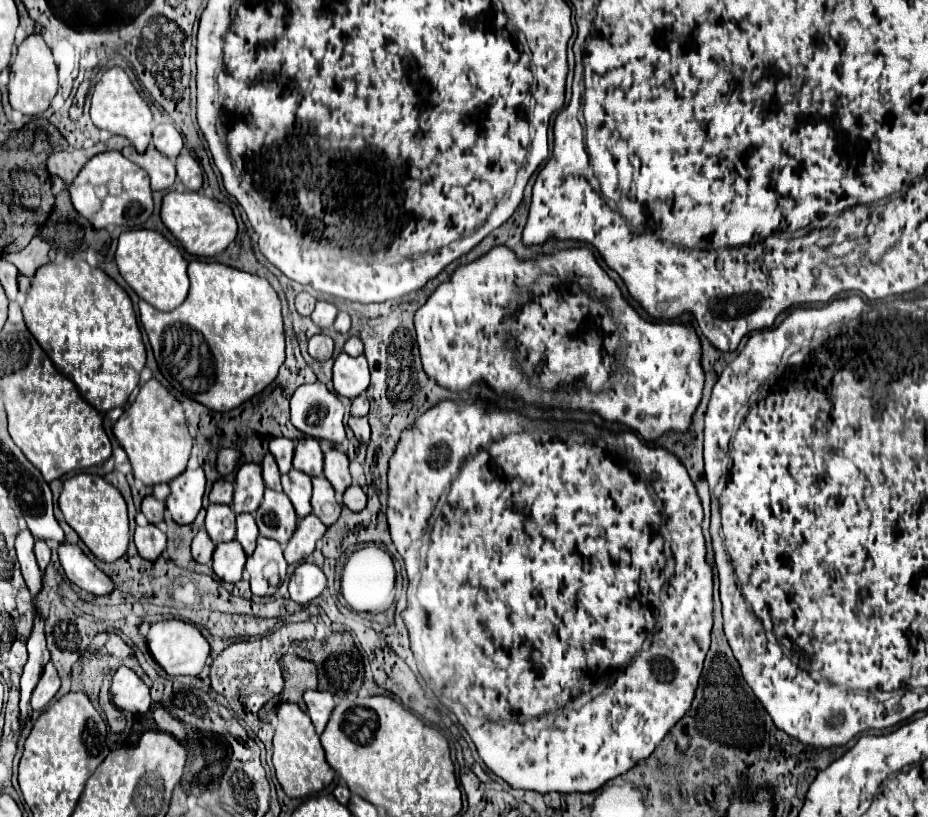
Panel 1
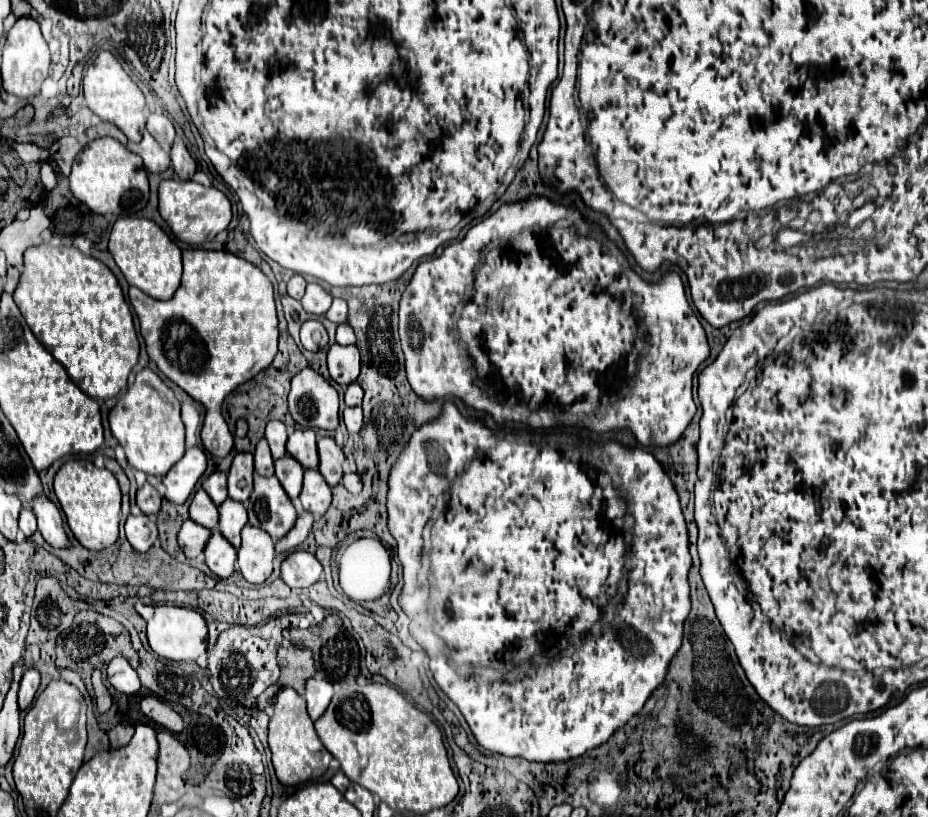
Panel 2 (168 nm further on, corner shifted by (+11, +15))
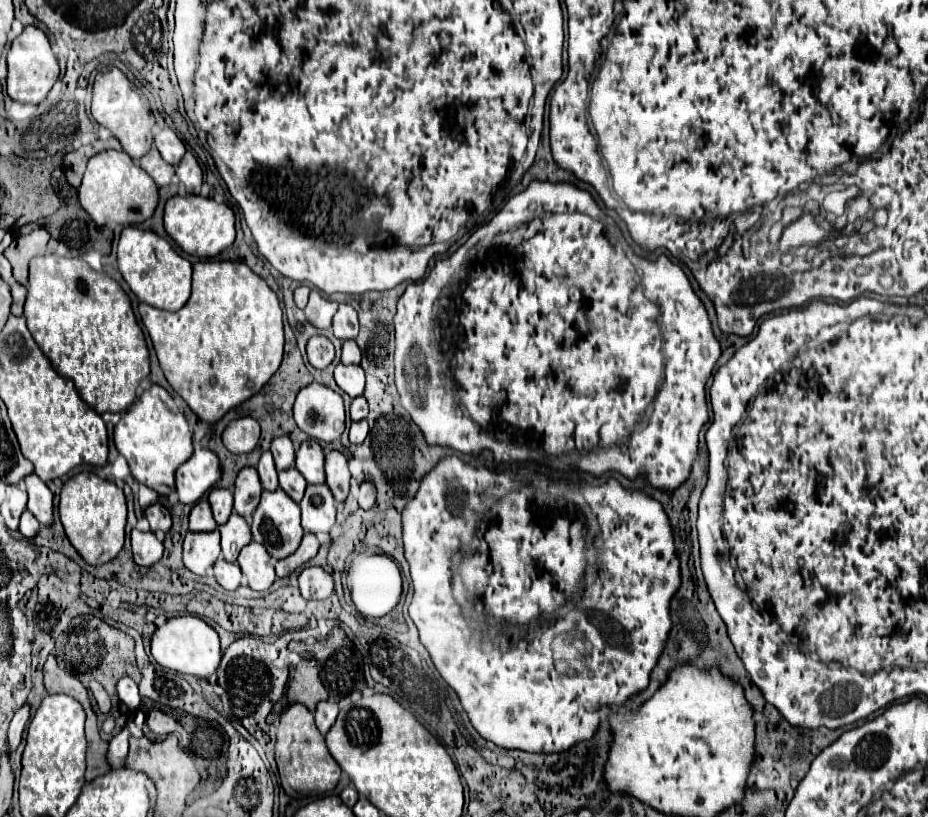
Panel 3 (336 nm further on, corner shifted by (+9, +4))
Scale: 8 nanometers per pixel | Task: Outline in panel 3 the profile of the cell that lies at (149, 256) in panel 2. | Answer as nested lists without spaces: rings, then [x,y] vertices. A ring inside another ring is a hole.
[[[127,226],[119,238],[117,262],[123,280],[141,302],[169,312],[179,310],[187,302],[191,294],[191,262],[179,256],[171,244],[155,232]]]

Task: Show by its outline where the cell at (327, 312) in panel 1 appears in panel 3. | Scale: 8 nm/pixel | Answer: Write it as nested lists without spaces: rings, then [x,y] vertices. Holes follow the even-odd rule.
[[[311,290],[309,294],[309,302],[305,308],[305,316],[307,320],[319,328],[319,330],[327,330],[331,326],[331,318],[337,312],[337,302],[325,298],[321,292]]]

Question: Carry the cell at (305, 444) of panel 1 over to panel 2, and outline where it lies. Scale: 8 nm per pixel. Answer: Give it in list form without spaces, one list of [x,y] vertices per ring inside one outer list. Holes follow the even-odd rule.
[[[295,429],[289,435],[287,451],[293,455],[305,469],[313,469],[319,465],[317,445],[315,445],[315,431],[313,429]]]

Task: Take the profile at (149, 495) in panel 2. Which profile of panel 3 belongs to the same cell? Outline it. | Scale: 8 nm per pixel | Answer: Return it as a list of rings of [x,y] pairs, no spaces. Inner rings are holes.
[[[155,502],[149,508],[145,508],[145,518],[149,520],[153,532],[165,534],[171,528],[171,516],[169,516],[167,508],[161,502]]]

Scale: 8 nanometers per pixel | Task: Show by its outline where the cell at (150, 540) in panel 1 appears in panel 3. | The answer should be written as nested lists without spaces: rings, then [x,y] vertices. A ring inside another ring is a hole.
[[[131,532],[131,546],[133,546],[133,556],[139,566],[151,566],[161,560],[163,556],[163,544],[157,540],[153,532]]]

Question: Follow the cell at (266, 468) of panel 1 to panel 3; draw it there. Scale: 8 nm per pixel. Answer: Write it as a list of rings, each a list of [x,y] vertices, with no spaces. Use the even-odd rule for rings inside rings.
[[[263,452],[263,454],[261,454],[261,460],[259,460],[259,464],[257,464],[257,472],[259,472],[261,484],[263,484],[265,490],[275,490],[275,488],[279,488],[277,470],[275,470],[271,452]]]

